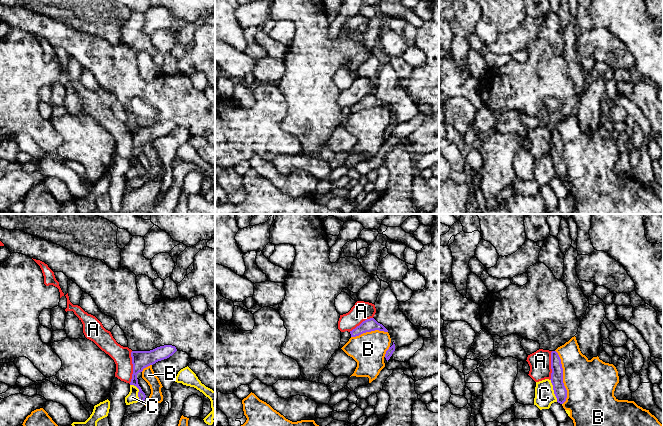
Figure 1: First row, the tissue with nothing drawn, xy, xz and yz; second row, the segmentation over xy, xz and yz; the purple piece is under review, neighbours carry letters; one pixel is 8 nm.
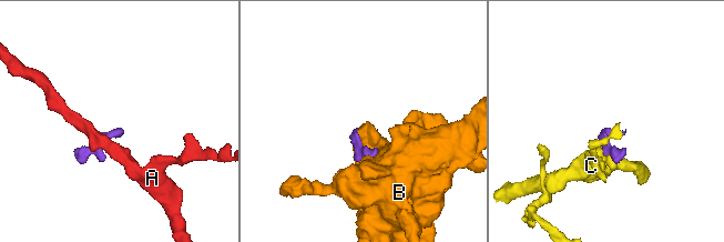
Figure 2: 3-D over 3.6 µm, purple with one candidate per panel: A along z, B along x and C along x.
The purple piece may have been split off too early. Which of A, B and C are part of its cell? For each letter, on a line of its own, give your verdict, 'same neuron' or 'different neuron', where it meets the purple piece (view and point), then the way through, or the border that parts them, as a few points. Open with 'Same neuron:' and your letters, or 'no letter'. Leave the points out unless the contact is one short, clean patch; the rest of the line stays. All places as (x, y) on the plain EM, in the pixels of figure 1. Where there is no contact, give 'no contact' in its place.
Same neuron: no letter
A: different neuron; meets purple in xy at (133, 143); border along xy (132, 127), (132, 154), (129, 159)
B: different neuron; meets purple in yz at (562, 153)
C: different neuron; meets purple in yz at (553, 165); border along yz (550, 155), (557, 177)

